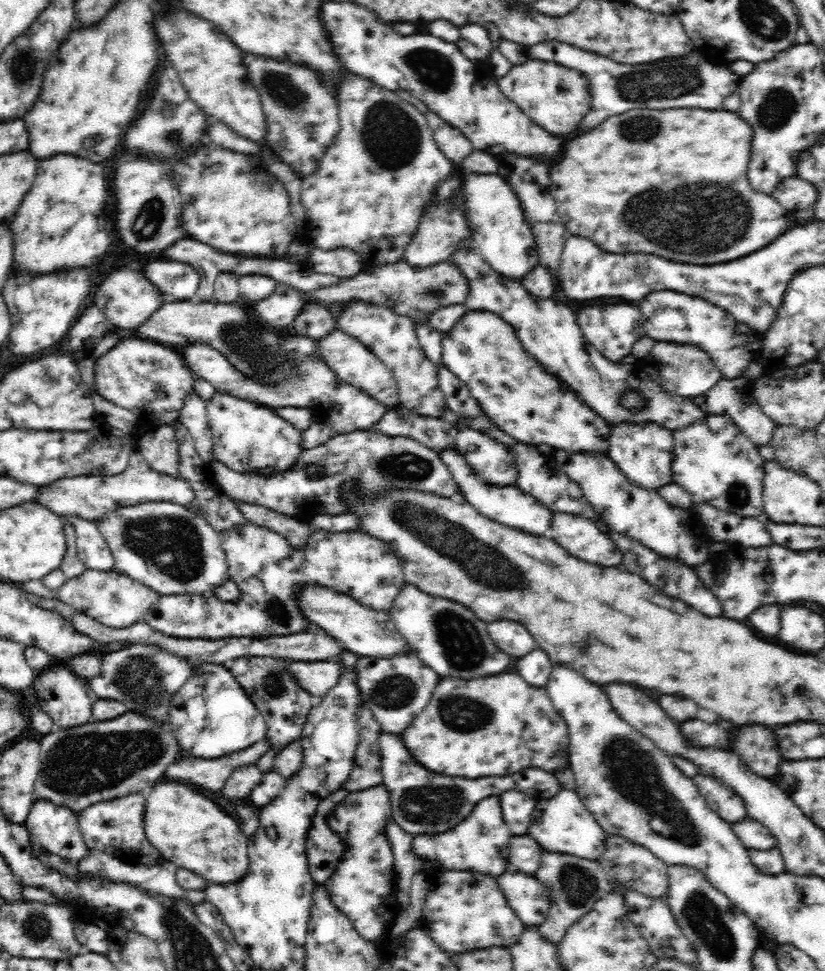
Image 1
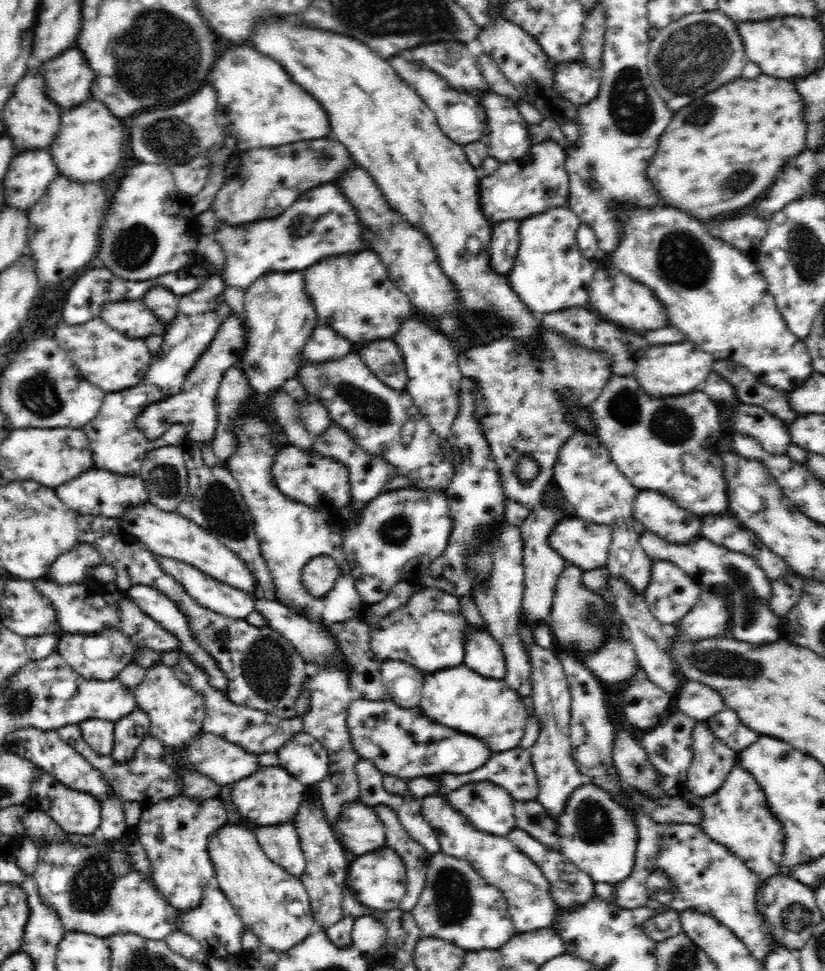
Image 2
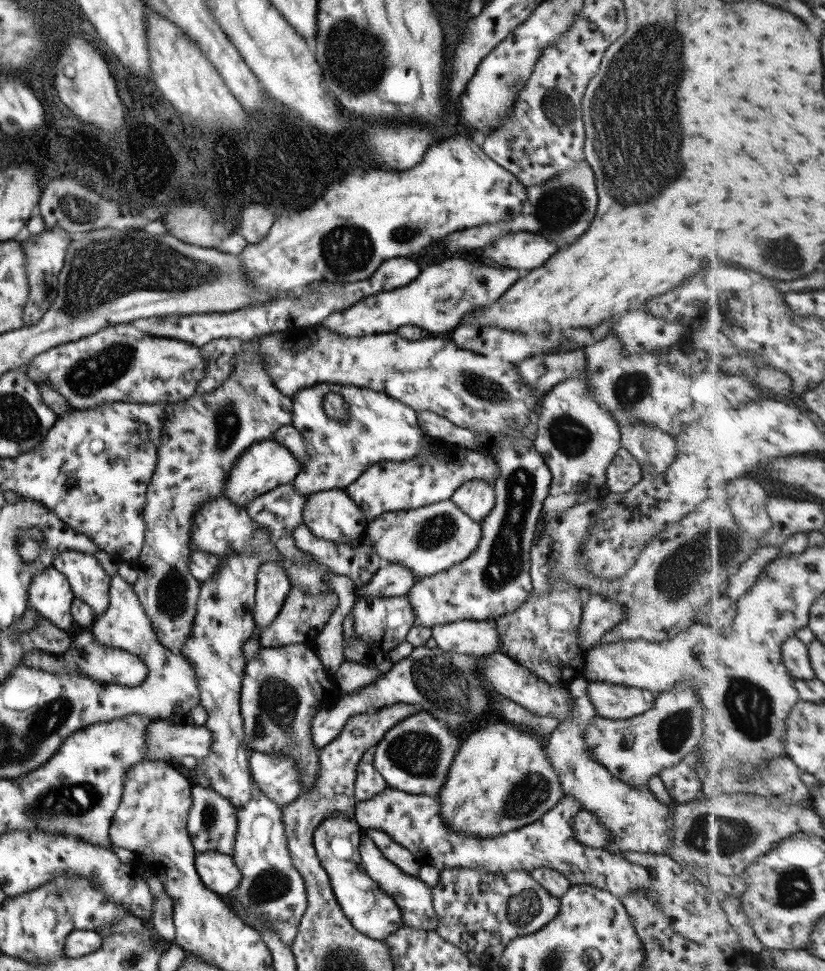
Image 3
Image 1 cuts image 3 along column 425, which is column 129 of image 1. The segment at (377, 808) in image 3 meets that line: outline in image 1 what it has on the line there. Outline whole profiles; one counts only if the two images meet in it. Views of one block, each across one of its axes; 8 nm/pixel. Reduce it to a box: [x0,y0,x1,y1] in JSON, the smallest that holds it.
[77,793,163,866]

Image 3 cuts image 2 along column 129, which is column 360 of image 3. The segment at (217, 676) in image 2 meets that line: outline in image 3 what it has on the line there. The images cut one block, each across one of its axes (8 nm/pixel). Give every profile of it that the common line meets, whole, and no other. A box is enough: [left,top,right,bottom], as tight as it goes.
[354,564,416,597]

